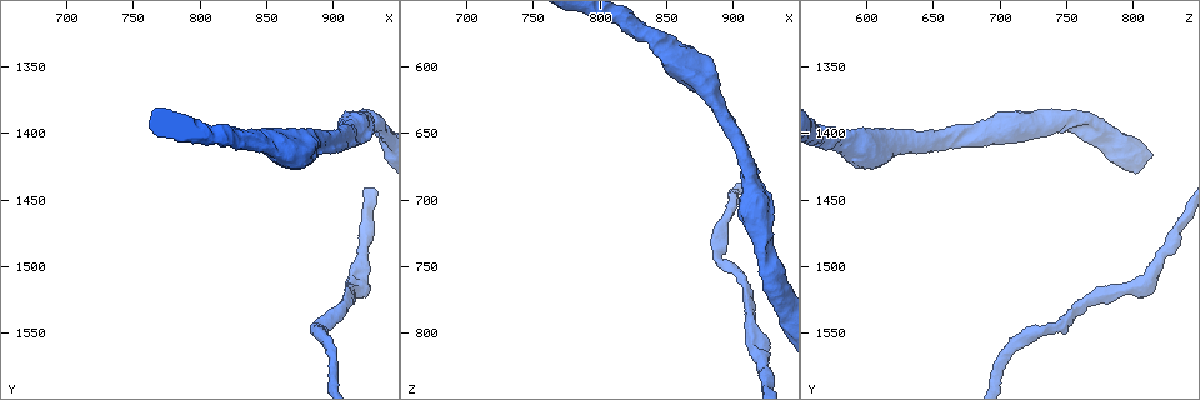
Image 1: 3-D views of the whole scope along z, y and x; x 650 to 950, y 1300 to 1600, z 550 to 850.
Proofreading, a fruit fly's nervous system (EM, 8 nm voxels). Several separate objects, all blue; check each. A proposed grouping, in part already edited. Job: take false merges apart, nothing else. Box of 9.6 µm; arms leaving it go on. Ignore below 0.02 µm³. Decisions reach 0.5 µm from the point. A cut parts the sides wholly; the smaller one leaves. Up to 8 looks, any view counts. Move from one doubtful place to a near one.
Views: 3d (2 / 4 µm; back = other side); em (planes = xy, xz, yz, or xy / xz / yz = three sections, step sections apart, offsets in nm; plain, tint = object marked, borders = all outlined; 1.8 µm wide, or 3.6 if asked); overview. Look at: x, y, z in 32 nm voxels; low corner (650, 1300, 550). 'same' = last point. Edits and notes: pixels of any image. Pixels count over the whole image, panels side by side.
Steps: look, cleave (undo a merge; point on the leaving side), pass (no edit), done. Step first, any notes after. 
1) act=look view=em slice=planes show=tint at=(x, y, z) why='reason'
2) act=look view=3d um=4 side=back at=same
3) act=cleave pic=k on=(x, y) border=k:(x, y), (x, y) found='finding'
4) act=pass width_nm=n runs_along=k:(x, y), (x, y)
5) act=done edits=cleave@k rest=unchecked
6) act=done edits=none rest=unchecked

act=look view=3d um=4 at=(856, 1408, 590) why='thick turns thin'

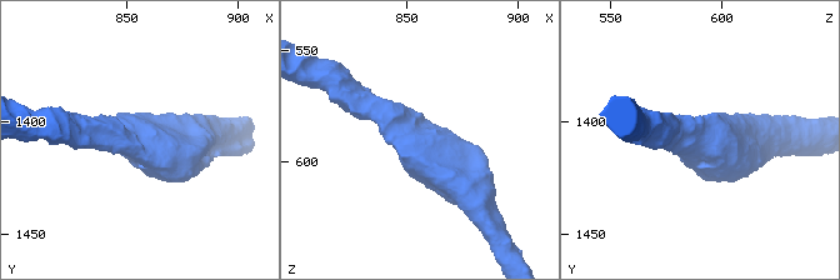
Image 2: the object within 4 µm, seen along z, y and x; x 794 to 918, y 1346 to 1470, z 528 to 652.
act=look view=em slice=planes show=tint at=(855, 1407, 592)

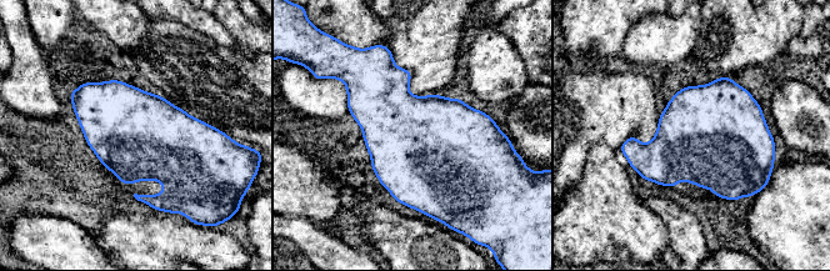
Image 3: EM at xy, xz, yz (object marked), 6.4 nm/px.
act=pass found='all the same neuron'

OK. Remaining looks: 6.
act=look view=3d um=4 at=(930, 1388, 752) why='three-way junction'

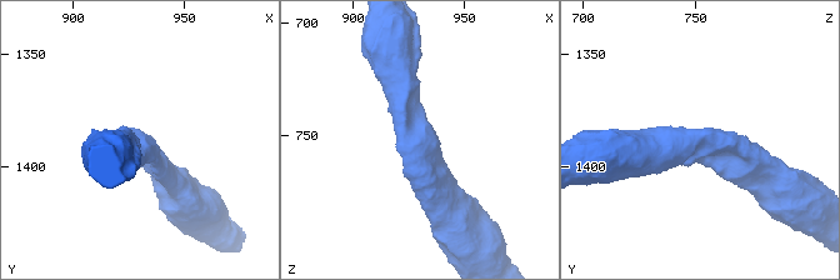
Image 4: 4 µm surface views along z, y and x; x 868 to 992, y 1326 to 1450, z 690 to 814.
act=look view=em slice=xz step=8 show=tint at=(927, 1388, 753) why='now the EM'

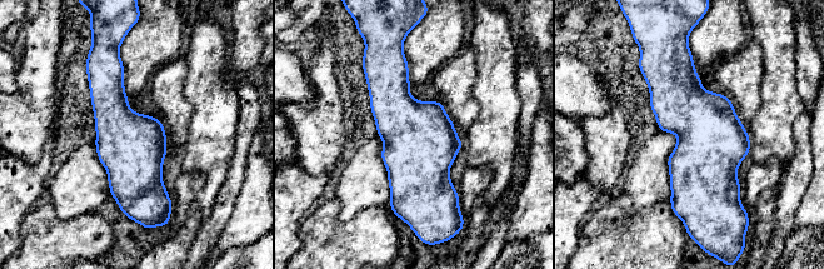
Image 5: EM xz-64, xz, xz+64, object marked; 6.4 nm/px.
act=pass width_nm=440 found='one neuron here'

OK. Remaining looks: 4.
act=look view=3d um=4 at=(914, 1402, 684) why='calibre changes'

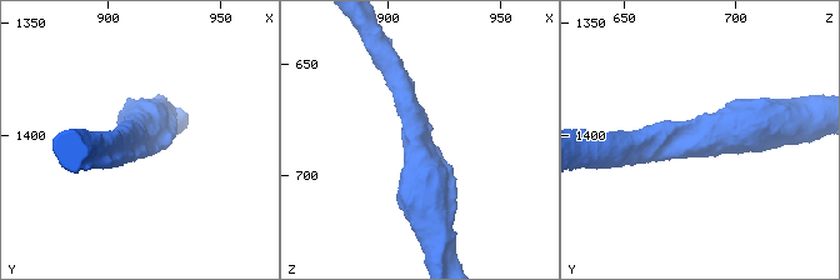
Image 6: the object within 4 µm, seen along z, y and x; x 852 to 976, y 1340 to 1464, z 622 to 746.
act=look view=em um=3.6 slice=xy step=4 show=tint at=(913, 1403, 685) arm_widths_nm=300,700 why='now the EM'

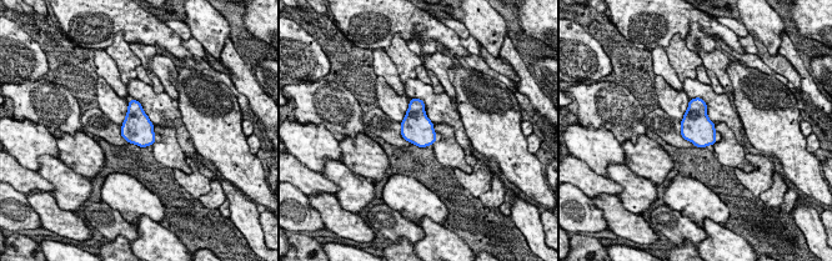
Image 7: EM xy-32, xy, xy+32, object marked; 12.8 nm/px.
act=pass found='continuous, no second neuron'

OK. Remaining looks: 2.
act=done edits=none rest=unchecked

